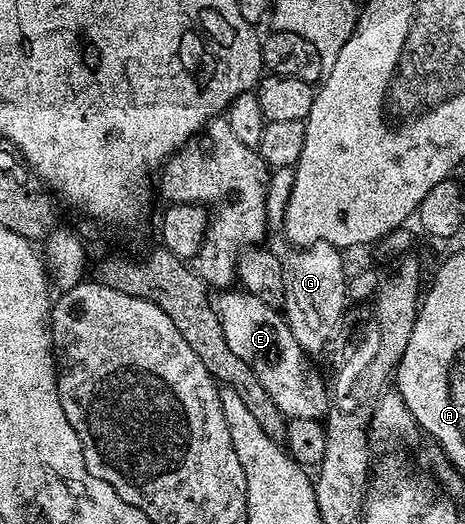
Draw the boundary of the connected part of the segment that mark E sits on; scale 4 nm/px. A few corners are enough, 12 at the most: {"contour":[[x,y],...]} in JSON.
{"contour":[[243,290],[214,303],[226,346],[284,417],[327,417],[328,389],[285,317]]}

